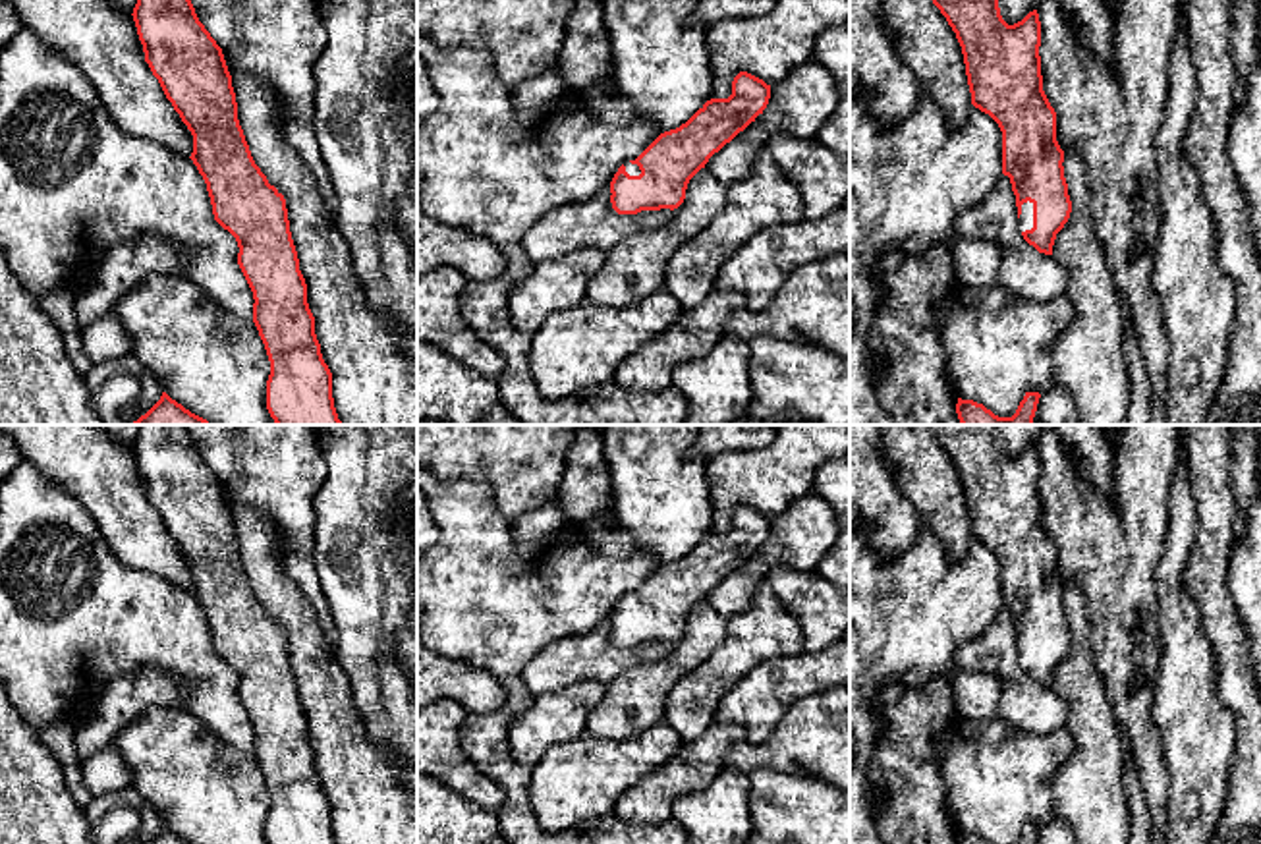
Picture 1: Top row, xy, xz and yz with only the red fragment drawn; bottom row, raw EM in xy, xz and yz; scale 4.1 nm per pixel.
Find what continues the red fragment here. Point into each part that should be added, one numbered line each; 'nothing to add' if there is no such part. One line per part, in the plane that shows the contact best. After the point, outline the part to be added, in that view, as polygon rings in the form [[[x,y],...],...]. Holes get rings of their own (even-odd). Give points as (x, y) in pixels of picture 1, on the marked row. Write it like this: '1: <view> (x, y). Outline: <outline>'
1: yz (1026, 219). Outline: [[[1023,203],[1022,205],[1022,214],[1018,218],[1018,230],[1025,232],[1033,228],[1033,203]]]

